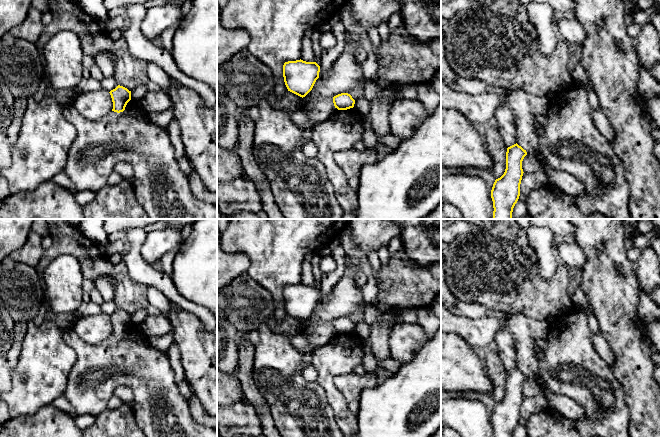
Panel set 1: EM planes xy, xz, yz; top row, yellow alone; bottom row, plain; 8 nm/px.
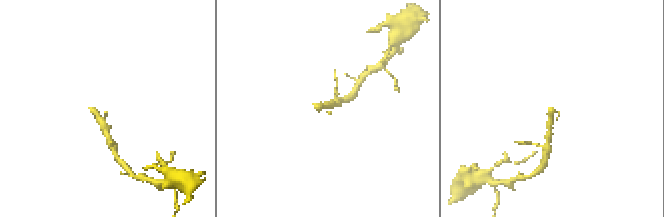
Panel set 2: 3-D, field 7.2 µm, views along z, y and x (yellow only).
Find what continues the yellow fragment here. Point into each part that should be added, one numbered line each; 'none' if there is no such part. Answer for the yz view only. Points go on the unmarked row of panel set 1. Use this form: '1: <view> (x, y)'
none

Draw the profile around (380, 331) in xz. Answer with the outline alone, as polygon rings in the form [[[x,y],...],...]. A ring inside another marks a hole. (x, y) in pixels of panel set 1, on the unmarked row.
[[[376,297],[371,302],[371,305],[373,305],[381,313],[381,318],[378,322],[370,326],[370,344],[372,352],[378,361],[377,367],[387,373],[386,369],[382,365],[382,362],[390,357],[388,340],[392,327],[389,325],[389,321],[392,316],[398,315],[398,310],[381,310],[378,308],[377,303],[378,298]]]

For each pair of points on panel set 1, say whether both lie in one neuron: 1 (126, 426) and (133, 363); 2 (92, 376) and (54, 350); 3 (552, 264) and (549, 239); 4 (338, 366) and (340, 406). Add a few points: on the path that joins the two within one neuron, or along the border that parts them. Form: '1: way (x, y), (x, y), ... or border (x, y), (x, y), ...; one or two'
1: border (132, 407), (134, 420), (138, 426); two
2: border (65, 342), (76, 355), (67, 386); two
3: way (549, 258), (549, 245); one
4: way (330, 376), (330, 390), (334, 396); one

